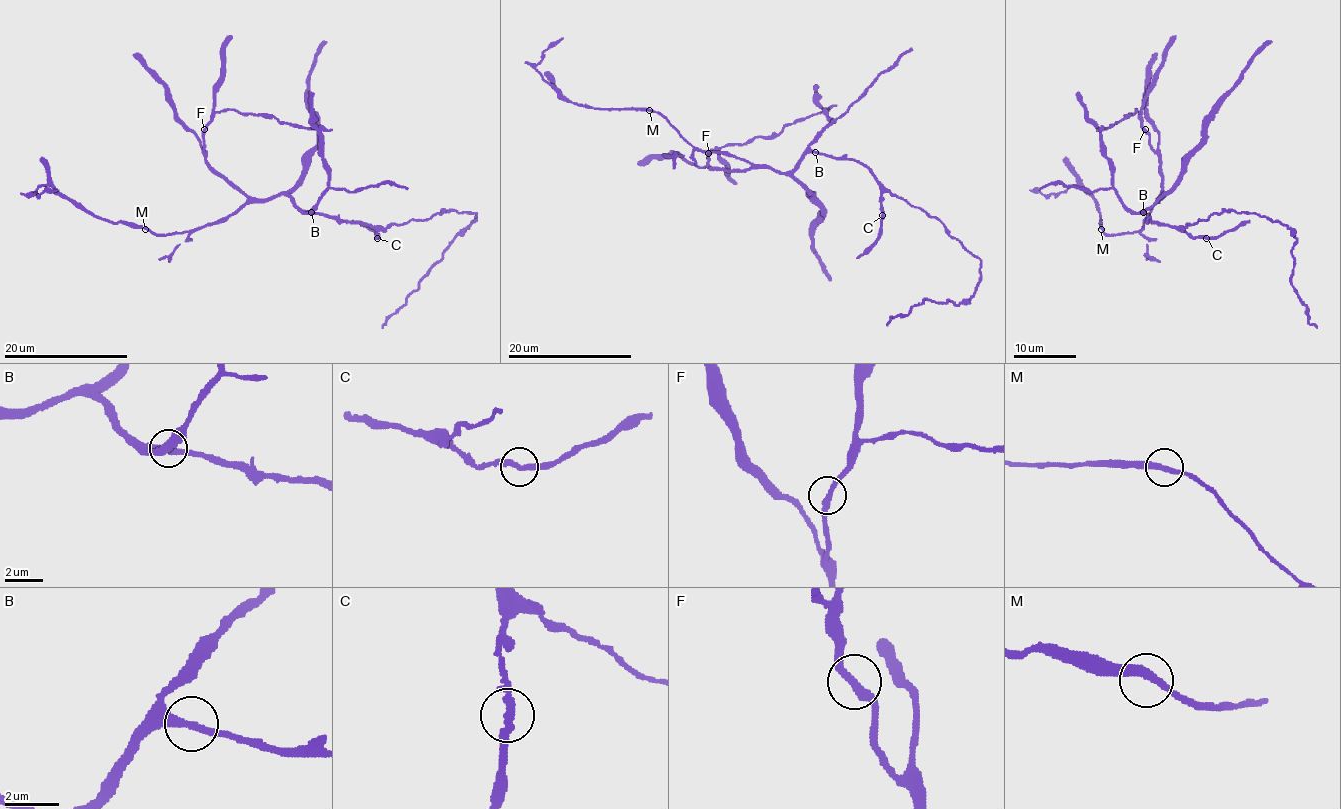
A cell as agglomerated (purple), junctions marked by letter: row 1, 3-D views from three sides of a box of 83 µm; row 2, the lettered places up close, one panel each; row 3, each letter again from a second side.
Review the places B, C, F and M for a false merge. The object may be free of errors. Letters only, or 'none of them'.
none of them

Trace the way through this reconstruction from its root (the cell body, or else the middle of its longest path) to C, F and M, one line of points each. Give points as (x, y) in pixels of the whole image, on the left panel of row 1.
C: (311, 213), (362, 221), (376, 230), (378, 238)
F: (311, 213), (303, 212), (286, 195), (249, 199), (233, 188), (205, 159), (204, 129)
M: (311, 213), (303, 212), (286, 195), (274, 195), (249, 199), (224, 218), (190, 230), (157, 235), (145, 229)

